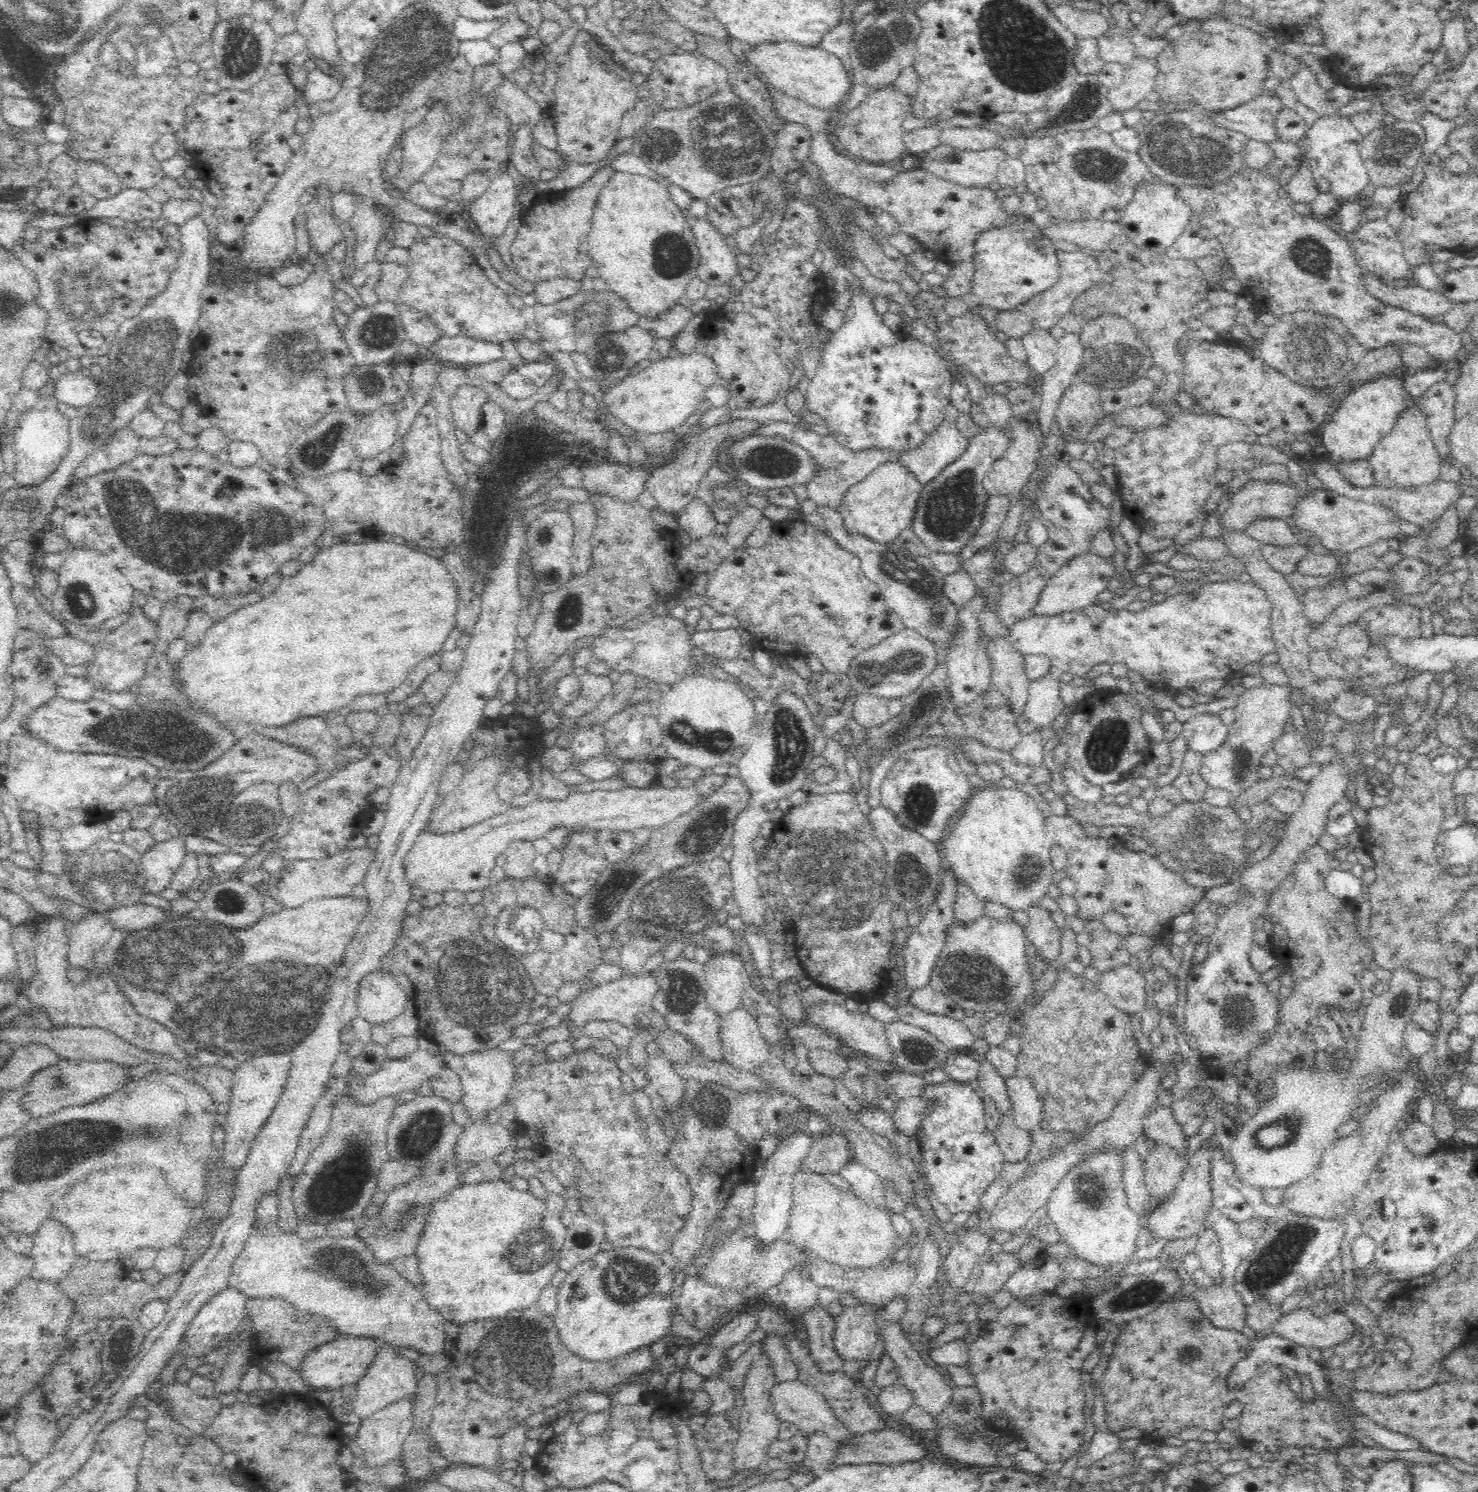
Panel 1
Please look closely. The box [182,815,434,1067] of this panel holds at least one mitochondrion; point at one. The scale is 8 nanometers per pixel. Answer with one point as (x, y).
(232, 907)

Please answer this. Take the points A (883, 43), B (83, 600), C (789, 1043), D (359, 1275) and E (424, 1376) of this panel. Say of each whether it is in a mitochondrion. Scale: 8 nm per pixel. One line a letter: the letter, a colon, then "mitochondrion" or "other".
A: mitochondrion
B: mitochondrion
C: other
D: mitochondrion
E: other

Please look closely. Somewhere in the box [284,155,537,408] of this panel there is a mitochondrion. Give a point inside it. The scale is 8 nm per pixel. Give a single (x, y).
(378, 330)

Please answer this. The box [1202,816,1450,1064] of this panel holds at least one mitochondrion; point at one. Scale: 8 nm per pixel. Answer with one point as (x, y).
(1240, 1014)

